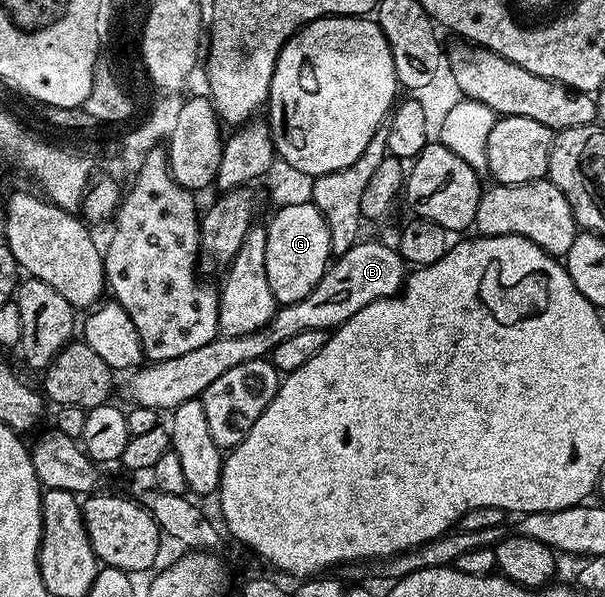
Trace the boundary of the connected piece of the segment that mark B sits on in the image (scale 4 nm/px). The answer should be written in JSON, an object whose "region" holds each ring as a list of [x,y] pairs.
{"region":[[[356,242],[349,252],[338,255],[327,267],[323,278],[299,302],[288,306],[280,305],[274,316],[257,332],[245,336],[217,336],[209,344],[197,348],[193,352],[185,352],[185,356],[173,356],[173,360],[151,362],[134,371],[135,379],[131,382],[131,394],[140,406],[148,406],[151,410],[170,412],[175,407],[185,404],[185,400],[199,398],[225,372],[237,368],[237,364],[245,364],[249,360],[267,358],[289,336],[297,336],[297,332],[310,330],[334,331],[349,321],[361,308],[370,302],[382,298],[393,298],[403,289],[409,273],[408,263],[404,262],[394,245],[386,246],[383,242]]]}

